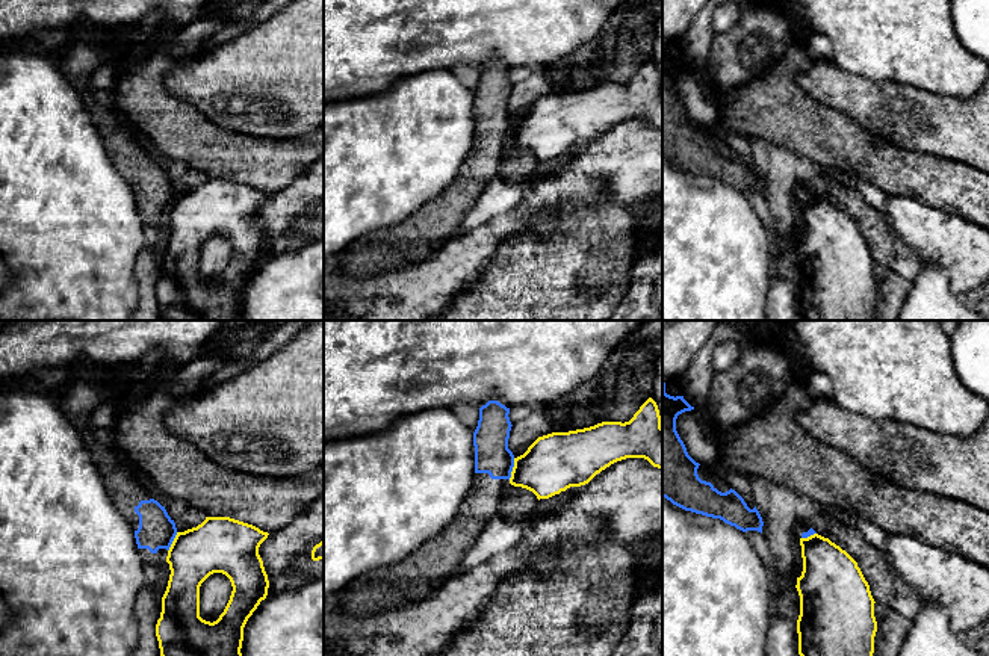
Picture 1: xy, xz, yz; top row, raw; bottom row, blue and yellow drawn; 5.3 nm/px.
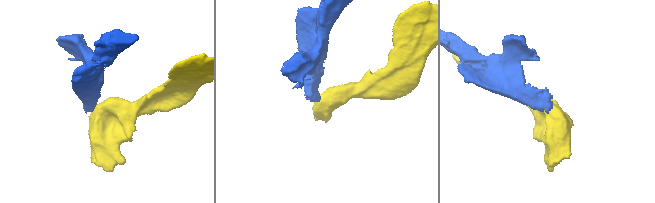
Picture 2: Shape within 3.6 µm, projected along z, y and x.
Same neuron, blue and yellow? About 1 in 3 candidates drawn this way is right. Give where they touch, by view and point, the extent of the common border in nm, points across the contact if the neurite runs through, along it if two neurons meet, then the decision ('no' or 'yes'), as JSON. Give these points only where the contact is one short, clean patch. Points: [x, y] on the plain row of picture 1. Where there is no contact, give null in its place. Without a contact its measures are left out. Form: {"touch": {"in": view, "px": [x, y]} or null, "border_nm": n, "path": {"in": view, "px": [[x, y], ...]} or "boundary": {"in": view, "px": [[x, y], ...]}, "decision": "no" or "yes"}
{"touch": {"in": "xz", "px": [511, 130]}, "border_nm": 120, "boundary": {"in": "xz", "px": [[514, 120], [508, 141]]}, "decision": "no"}

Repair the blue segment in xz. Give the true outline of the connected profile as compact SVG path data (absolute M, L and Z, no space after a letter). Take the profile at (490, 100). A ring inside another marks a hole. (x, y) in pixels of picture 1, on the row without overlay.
M498 62L479 70L473 145L449 186L413 216L351 243L337 263L339 275L367 278L396 271L463 231L466 216L499 174L510 147L514 116L508 110L508 76L510 70Z

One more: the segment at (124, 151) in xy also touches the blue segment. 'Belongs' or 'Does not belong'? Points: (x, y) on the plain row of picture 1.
Belongs

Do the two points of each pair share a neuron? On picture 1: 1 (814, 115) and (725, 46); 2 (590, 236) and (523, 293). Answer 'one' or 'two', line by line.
1: two
2: one

